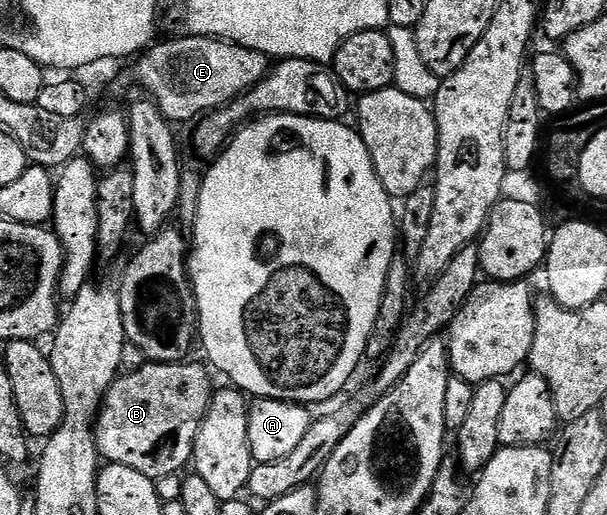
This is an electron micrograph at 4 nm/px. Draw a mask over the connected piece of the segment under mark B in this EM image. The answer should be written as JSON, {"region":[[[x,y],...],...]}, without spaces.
{"region":[[[146,363],[141,369],[133,369],[117,377],[104,397],[104,404],[100,406],[100,416],[96,418],[96,446],[105,462],[134,467],[134,471],[142,471],[142,475],[155,482],[189,468],[194,439],[208,410],[214,384],[211,377],[213,374],[207,368],[204,370],[200,365],[188,364]]]}

